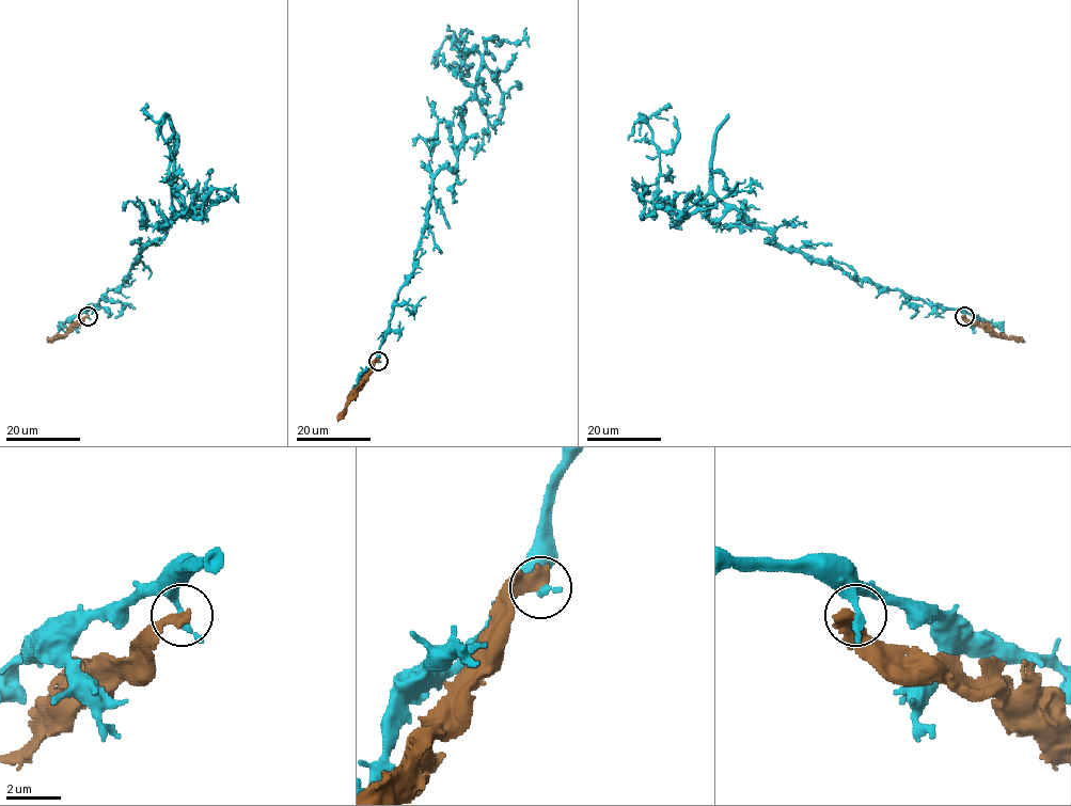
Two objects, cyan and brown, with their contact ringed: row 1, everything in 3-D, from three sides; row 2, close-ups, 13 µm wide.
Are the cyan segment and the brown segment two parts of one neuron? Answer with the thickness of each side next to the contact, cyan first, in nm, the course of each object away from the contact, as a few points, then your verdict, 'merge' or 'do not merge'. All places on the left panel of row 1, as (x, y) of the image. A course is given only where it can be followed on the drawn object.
calibres 320 and 480 nm; course cyan (88, 316), (123, 283), (141, 250), (166, 235), (172, 193), (190, 209), (174, 190), (170, 147), (146, 106); course brown (88, 316), (62, 336), (47, 342); do not merge

